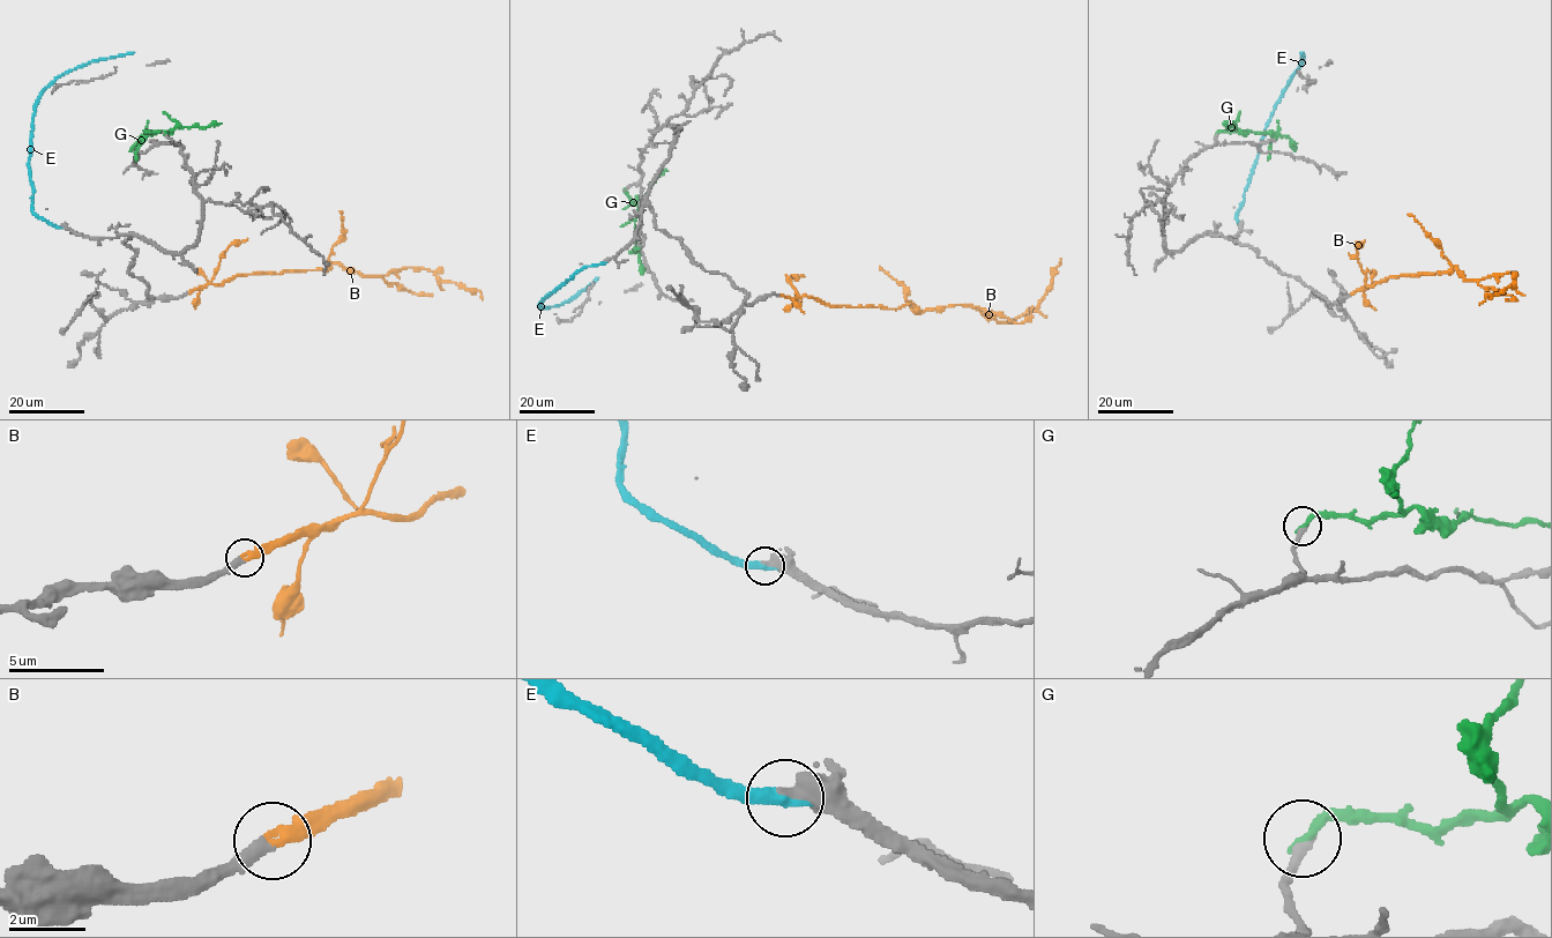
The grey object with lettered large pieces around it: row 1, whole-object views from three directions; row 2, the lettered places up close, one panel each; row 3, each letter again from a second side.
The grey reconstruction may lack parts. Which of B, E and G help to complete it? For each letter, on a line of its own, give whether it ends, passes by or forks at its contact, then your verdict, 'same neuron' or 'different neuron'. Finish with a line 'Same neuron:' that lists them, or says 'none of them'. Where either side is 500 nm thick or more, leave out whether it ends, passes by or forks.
B: it ends | same neuron
E: it ends | different neuron
G: it ends | different neuron
Same neuron: B

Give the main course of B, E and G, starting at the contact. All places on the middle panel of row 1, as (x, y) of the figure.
B: (780, 296), (912, 303), (917, 313), (971, 305), (1012, 321), (1037, 306), (1060, 259)
E: (603, 262), (584, 266), (543, 297), (538, 306), (559, 305), (591, 285), (598, 276)
G: (625, 188), (639, 207), (635, 221), (642, 275)

